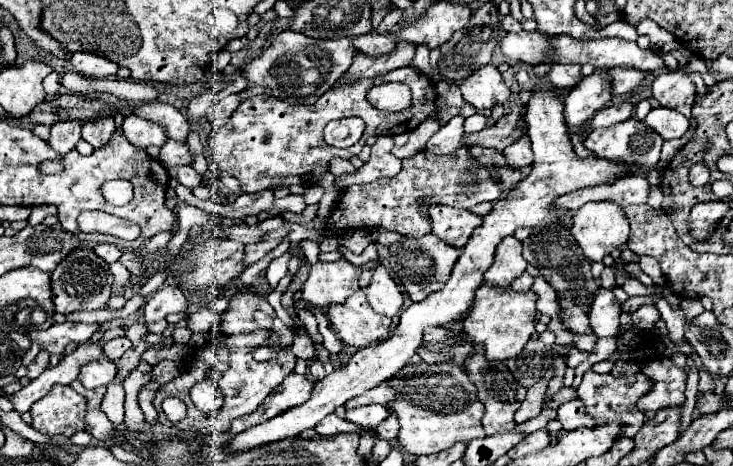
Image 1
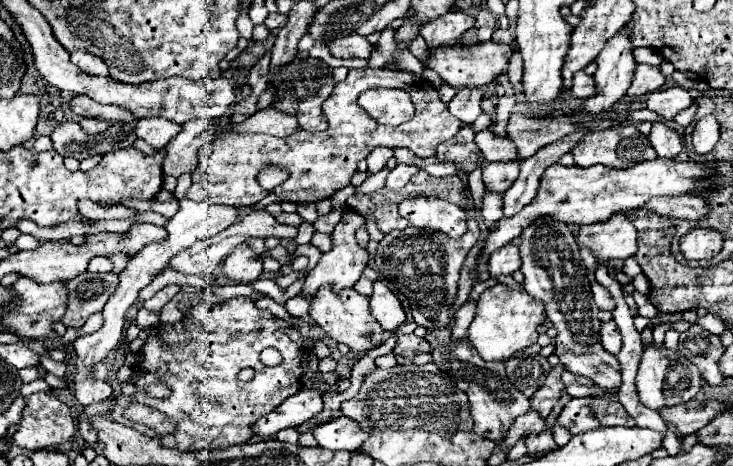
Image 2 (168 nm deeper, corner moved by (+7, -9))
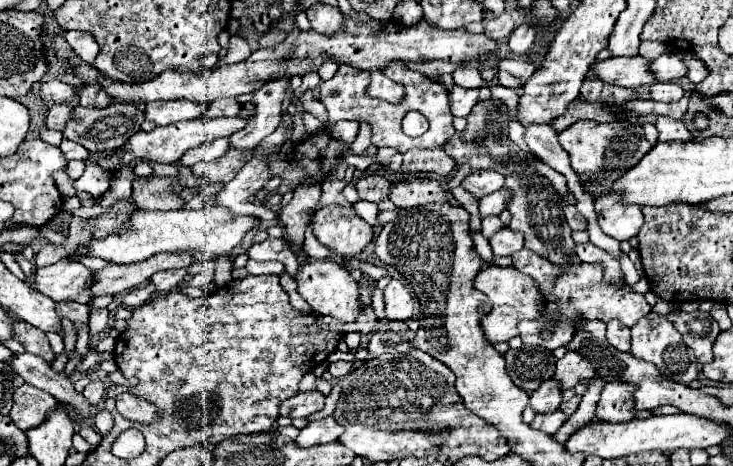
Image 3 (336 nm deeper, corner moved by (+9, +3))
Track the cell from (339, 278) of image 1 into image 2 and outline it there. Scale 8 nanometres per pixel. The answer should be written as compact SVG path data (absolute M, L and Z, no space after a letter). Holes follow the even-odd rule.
M348 210L348 212L342 214L342 220L336 224L336 228L334 228L334 232L332 232L332 246L334 246L334 248L332 248L330 252L322 254L320 262L316 264L316 268L310 270L310 274L308 274L306 280L304 280L302 294L304 294L306 298L312 298L312 296L318 292L318 288L324 286L324 284L330 284L332 290L340 292L340 290L344 290L344 288L352 288L352 286L358 282L358 278L362 276L362 270L364 270L366 264L368 264L368 252L362 250L362 248L356 244L356 230L362 228L362 226L366 226L366 220L364 220L362 216L358 216L356 212Z

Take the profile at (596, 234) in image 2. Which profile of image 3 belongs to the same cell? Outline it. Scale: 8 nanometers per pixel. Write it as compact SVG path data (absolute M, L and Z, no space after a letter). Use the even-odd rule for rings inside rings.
M606 194L600 196L596 202L596 214L598 214L598 224L606 236L616 238L618 242L630 240L632 236L638 234L644 216L640 206L636 204L626 204L618 194Z

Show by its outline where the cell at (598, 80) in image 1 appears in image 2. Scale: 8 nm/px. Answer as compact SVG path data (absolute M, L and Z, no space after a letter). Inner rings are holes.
M620 30L608 40L604 50L596 58L596 94L582 100L582 114L598 116L602 112L608 112L626 94L632 82L632 74L636 70L632 48L634 46L628 42L628 32Z

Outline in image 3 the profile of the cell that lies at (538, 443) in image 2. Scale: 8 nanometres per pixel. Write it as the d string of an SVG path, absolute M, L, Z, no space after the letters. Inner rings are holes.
M558 410L558 412L552 412L550 416L536 414L536 418L532 420L530 426L536 428L536 430L542 430L542 432L546 432L546 434L556 434L558 428L560 428L566 420L568 420L568 416L566 416L562 410Z

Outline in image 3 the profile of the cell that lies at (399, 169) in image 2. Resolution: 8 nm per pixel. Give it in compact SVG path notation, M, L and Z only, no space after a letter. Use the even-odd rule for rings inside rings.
M444 146L438 148L414 148L406 152L406 160L402 164L404 174L416 172L436 172L440 176L448 176L456 168L456 162L444 152Z

